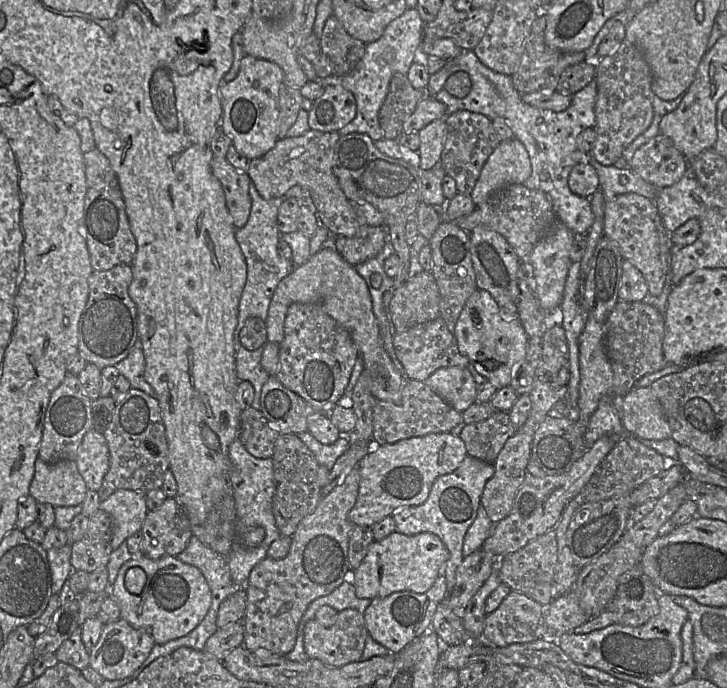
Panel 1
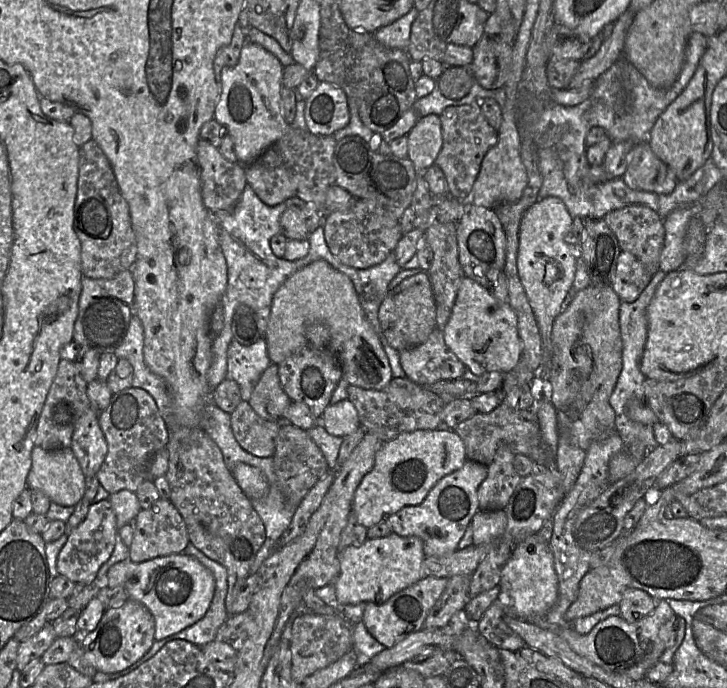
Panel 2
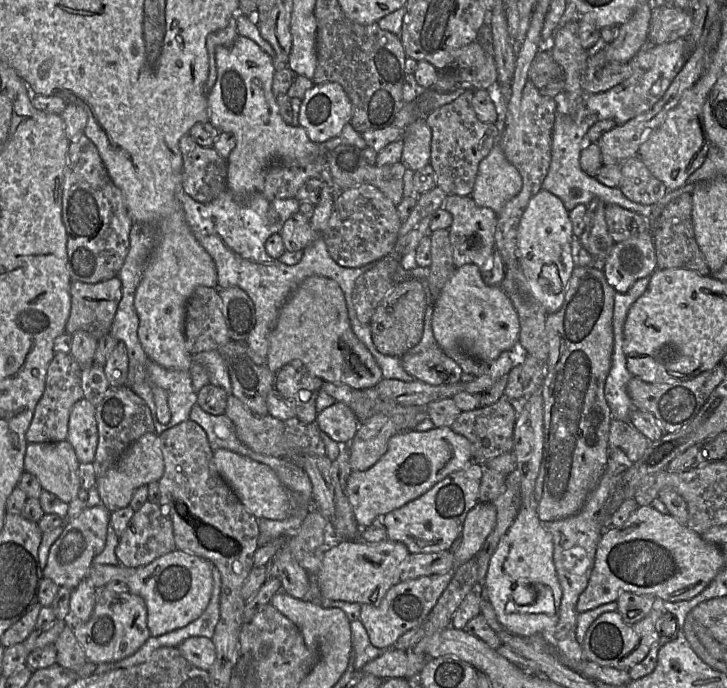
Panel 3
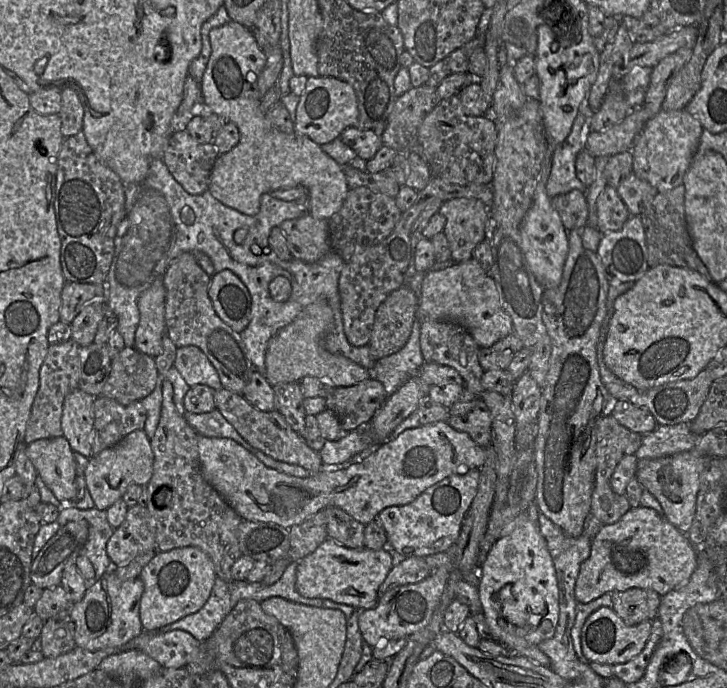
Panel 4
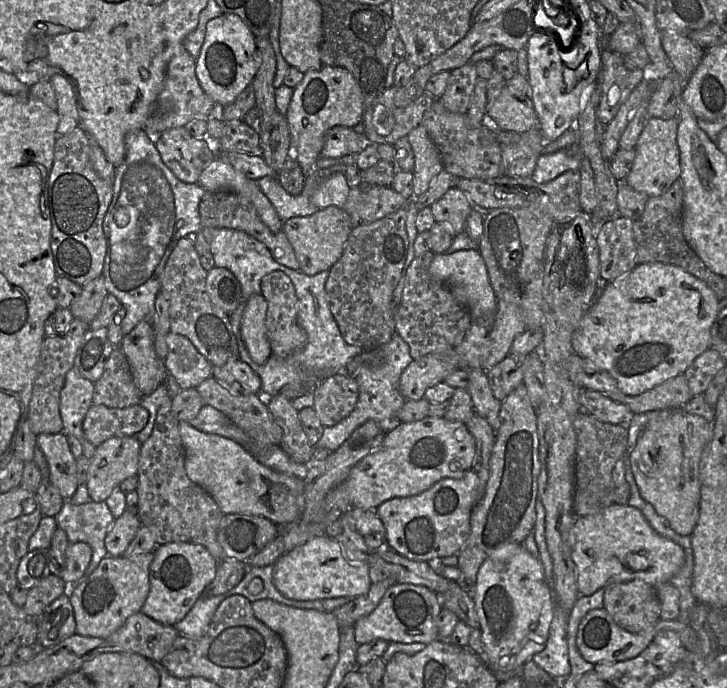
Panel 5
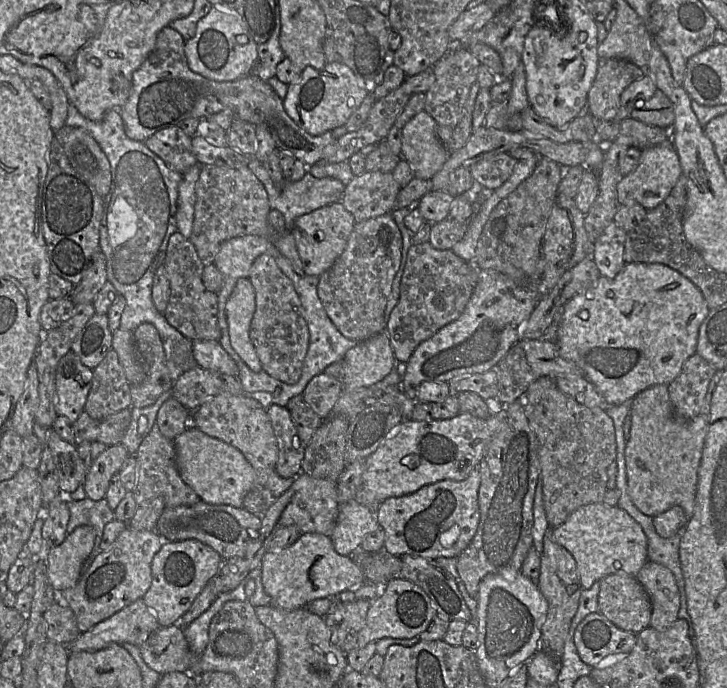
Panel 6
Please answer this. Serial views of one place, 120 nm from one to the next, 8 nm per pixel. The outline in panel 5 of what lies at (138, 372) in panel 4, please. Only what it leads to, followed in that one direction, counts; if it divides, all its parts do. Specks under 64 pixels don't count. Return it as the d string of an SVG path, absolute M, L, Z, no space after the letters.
M114 347L105 362L102 376L94 383L93 405L127 408L139 404L142 398L126 356L119 347Z

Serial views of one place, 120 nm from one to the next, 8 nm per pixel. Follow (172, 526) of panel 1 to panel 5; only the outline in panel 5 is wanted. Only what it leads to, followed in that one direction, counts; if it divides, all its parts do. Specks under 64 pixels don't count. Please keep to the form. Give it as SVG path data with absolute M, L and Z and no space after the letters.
M125 510L120 517L115 518L105 537L105 547L108 555L113 557L123 556L142 525L137 513L129 510Z

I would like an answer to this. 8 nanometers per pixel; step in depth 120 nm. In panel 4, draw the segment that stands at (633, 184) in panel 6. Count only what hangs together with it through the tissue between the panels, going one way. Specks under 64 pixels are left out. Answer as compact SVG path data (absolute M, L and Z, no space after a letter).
M686 107L681 110L661 110L646 123L632 148L633 173L649 182L659 193L682 185L699 148L703 130L701 122Z

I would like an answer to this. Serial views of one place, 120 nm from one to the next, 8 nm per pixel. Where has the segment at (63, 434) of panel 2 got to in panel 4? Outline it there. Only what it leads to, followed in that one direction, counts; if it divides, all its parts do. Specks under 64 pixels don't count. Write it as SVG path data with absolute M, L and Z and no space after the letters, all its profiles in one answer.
M72 339L50 344L39 372L39 389L35 396L25 432L25 443L63 436L61 418L66 396L78 388L80 378L80 346Z

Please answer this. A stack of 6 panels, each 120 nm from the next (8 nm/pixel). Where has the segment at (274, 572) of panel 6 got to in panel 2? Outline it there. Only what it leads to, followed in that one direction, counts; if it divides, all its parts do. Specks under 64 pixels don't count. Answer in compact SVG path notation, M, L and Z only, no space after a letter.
M390 533L379 539L367 539L360 546L350 546L339 551L340 570L330 584L343 604L373 602L382 604L395 593L419 581L425 559L423 541L417 536L402 537Z

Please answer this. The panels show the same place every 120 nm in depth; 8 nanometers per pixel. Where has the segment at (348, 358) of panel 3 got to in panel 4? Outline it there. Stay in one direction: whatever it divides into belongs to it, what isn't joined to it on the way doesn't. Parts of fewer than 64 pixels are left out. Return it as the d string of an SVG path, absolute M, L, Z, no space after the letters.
M317 301L308 305L293 322L270 339L265 355L265 378L271 386L299 382L305 377L329 381L336 387L353 386L370 379L368 369L323 347L323 338L333 320L333 312L327 301Z

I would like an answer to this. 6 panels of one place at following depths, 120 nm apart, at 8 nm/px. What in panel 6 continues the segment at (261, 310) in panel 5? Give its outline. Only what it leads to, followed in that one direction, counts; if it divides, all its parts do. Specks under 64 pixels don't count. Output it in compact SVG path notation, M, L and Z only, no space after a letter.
M248 278L238 279L225 306L229 339L243 362L257 373L262 367L249 334L255 307L255 292L251 282Z

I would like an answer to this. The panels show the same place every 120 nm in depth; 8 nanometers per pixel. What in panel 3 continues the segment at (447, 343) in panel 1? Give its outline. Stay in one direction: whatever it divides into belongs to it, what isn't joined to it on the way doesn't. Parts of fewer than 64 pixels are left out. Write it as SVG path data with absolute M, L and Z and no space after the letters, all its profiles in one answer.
M439 346L418 354L405 354L401 360L414 380L433 386L457 383L463 374L461 367Z

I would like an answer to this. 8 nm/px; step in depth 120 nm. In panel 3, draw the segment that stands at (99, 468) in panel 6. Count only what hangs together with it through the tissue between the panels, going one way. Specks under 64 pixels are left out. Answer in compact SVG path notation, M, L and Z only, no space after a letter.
M146 433L133 442L103 476L96 479L94 487L98 490L101 504L112 513L120 508L129 507L134 491L140 486L158 482L163 473L164 460L158 435Z

